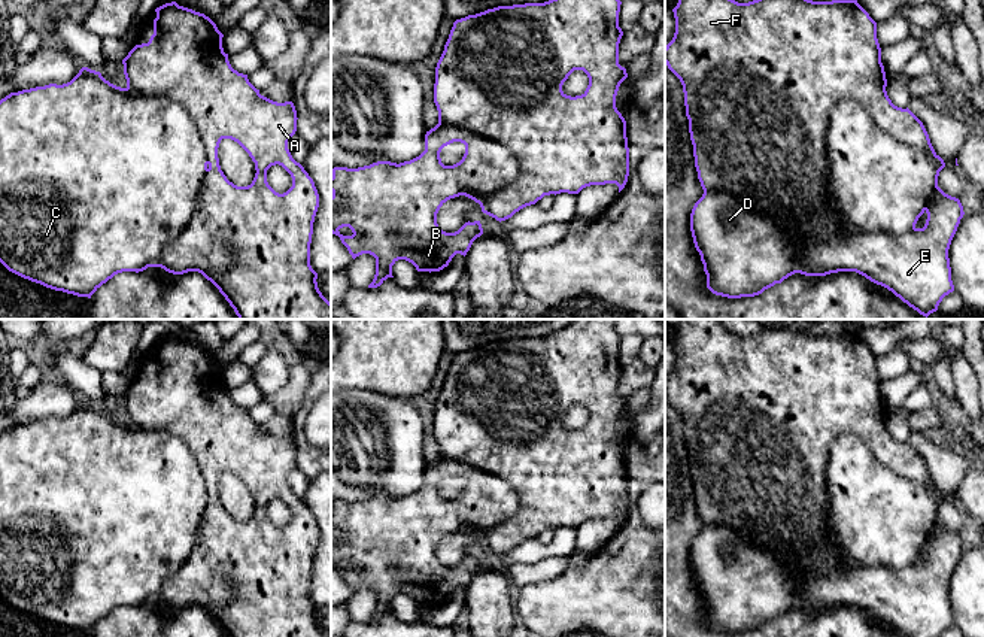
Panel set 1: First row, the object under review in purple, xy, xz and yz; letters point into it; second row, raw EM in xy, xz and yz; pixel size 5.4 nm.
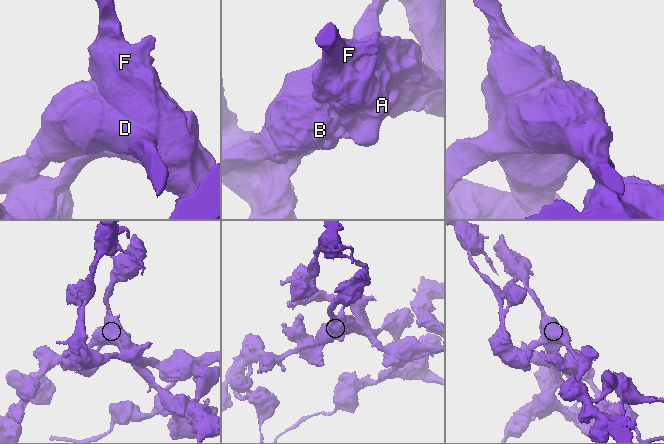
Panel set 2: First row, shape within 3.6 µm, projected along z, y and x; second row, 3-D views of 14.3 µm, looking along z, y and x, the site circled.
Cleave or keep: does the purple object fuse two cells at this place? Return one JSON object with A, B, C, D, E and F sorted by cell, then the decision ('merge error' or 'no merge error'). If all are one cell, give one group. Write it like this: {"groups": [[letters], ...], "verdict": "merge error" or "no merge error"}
{"groups": [["A", "E", "F"], ["B", "C", "D"]], "verdict": "merge error"}

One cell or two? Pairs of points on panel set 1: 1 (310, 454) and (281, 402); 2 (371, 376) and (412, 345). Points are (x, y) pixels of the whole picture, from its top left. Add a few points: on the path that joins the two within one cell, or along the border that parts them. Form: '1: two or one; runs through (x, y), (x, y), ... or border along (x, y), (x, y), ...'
1: two; border along (307, 385), (303, 403), (291, 418)
2: one; runs through (382, 366), (401, 346)

